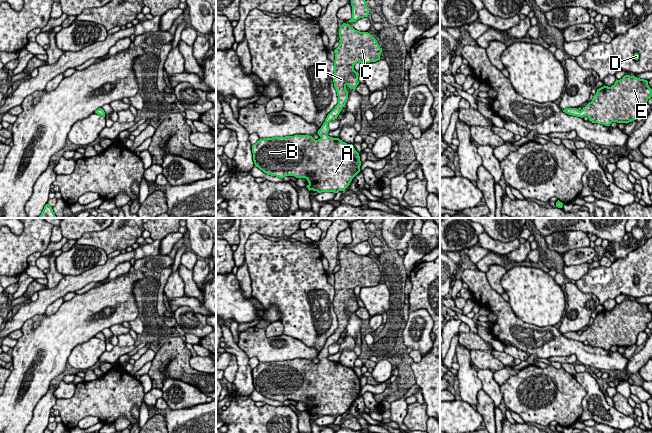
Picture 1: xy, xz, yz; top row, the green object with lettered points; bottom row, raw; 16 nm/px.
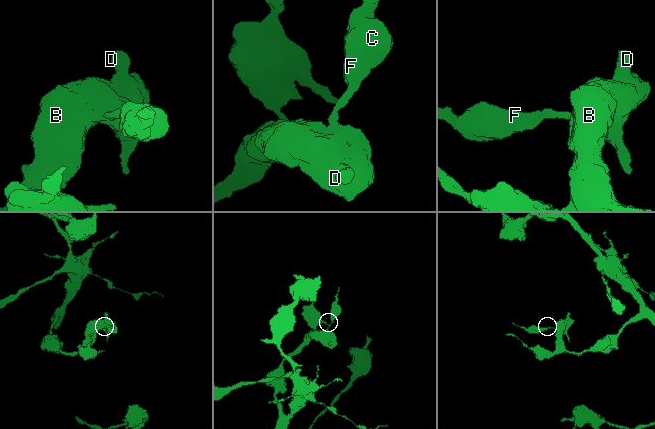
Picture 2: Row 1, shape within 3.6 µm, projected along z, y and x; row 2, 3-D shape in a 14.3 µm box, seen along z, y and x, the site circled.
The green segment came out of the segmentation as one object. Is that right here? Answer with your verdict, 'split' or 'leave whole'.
leave whole

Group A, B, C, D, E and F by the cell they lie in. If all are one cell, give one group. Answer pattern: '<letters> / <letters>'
A B C D E F

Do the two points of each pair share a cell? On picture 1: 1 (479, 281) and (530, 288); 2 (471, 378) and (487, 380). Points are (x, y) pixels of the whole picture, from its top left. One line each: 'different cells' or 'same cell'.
1: different cells
2: different cells

